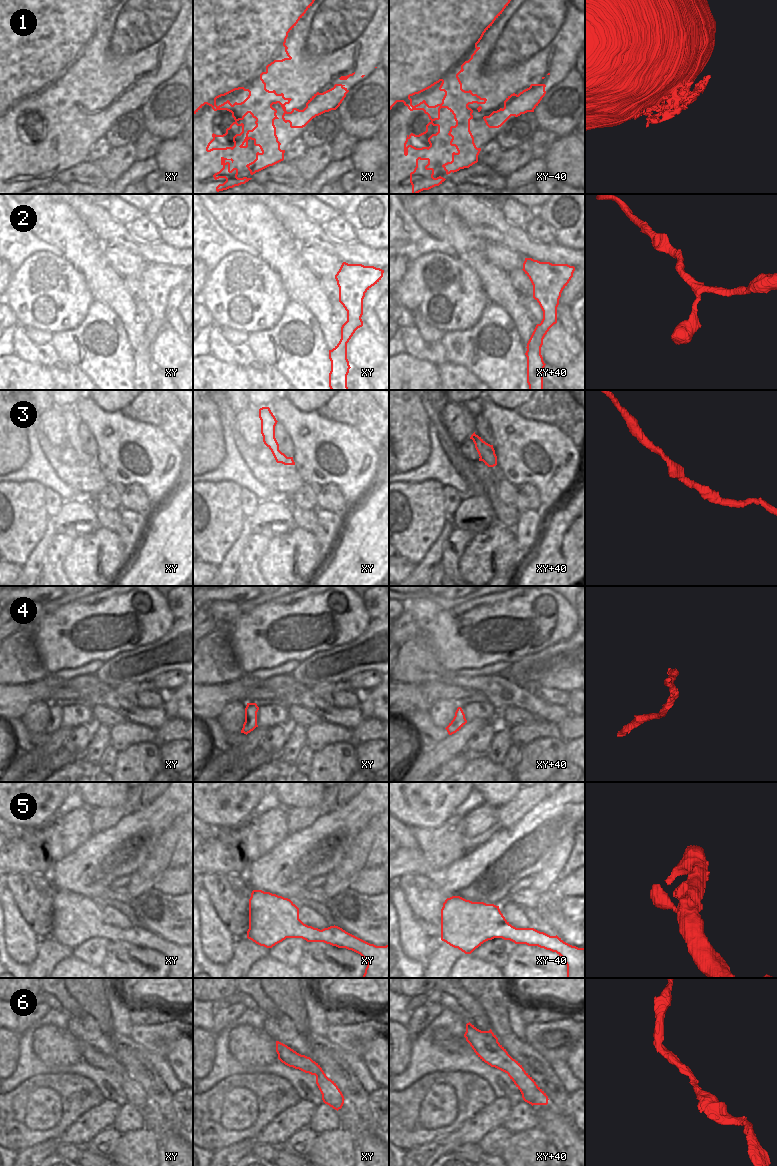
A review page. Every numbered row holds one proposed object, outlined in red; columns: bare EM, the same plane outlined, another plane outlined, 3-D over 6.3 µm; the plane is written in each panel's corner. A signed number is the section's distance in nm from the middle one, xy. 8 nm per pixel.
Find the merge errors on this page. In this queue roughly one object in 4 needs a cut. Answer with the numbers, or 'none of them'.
none of them

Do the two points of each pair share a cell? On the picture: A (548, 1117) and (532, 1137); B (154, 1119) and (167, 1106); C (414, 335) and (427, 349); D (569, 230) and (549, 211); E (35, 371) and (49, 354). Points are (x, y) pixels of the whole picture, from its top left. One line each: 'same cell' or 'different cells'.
A: different cells
B: different cells
C: same cell
D: same cell
E: different cells

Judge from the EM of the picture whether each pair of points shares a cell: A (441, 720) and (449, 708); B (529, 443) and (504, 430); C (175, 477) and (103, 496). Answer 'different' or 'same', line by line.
A: same
B: same
C: different

